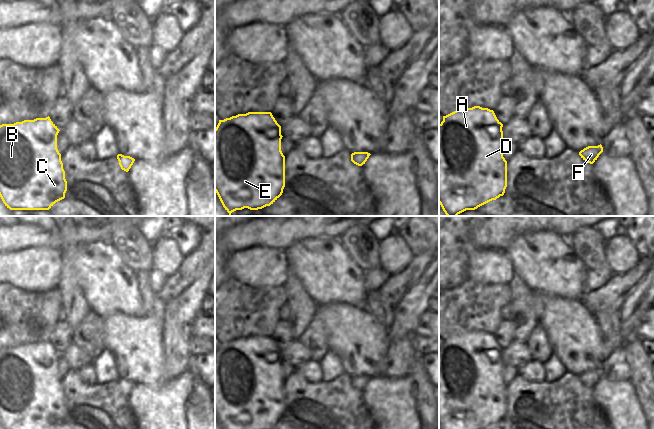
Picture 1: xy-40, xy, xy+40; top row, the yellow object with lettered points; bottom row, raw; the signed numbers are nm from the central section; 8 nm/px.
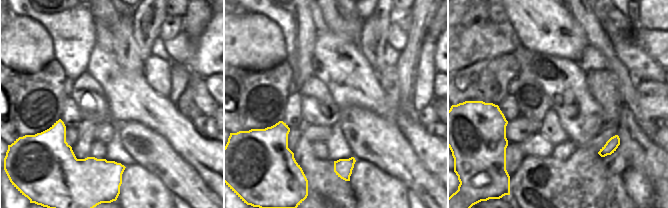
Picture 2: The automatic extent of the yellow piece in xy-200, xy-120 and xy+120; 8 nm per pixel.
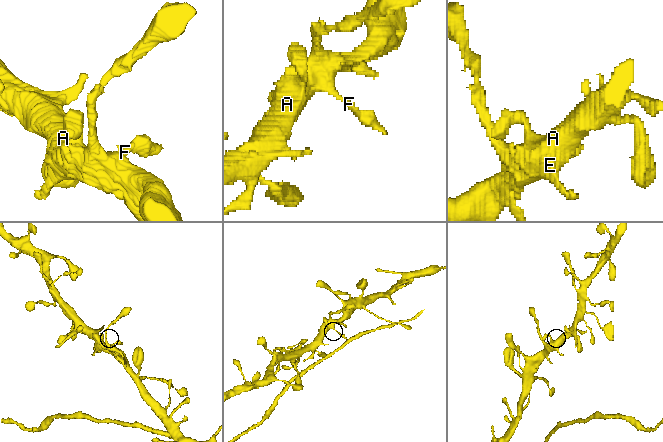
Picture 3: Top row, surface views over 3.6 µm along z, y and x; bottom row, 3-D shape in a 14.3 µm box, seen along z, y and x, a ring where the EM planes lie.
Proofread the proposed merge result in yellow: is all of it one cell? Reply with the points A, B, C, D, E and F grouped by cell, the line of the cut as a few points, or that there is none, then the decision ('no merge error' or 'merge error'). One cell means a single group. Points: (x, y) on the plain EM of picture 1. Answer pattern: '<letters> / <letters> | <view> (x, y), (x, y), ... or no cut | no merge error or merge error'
A B C D E F | no cut | no merge error

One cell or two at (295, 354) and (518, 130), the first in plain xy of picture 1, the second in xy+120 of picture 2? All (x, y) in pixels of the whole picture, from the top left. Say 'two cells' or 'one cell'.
one cell

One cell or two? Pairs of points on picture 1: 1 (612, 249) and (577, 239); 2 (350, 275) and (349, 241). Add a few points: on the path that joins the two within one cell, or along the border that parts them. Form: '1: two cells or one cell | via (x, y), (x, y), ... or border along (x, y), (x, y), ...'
1: two cells | border along (606, 240), (605, 258), (611, 270)
2: two cells | border along (338, 238), (350, 258), (363, 271)

